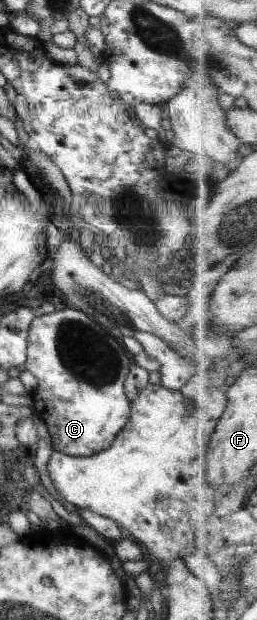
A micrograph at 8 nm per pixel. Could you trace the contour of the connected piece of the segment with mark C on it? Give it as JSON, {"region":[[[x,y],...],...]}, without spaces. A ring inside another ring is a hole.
{"region":[[[66,308],[52,314],[42,314],[30,323],[27,338],[27,357],[21,369],[32,372],[38,380],[37,388],[32,391],[35,415],[47,424],[54,452],[67,456],[94,456],[110,448],[131,413],[131,402],[126,396],[125,380],[134,355],[123,343],[122,336],[115,334],[88,317],[84,312]]]}

